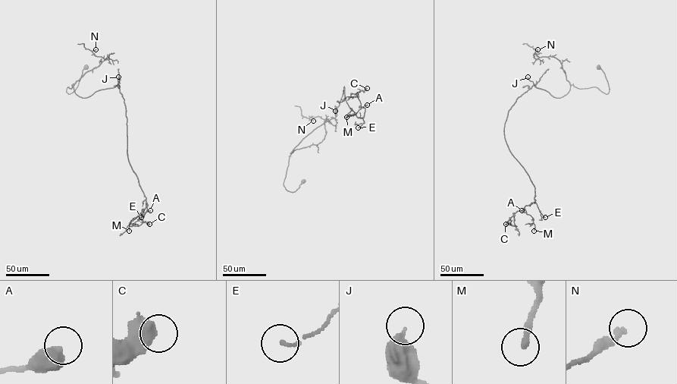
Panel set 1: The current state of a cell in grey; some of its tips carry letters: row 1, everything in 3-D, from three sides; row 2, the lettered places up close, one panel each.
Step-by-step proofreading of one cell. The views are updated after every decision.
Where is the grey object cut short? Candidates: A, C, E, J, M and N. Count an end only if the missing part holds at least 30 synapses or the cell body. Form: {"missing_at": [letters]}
{"missing_at": ["M"]}

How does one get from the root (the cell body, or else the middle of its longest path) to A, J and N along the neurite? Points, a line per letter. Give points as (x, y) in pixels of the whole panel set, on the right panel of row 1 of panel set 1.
A: (599, 67), (606, 94), (570, 84), (556, 98), (534, 84), (509, 111), (505, 140), (534, 187), (521, 210)
J: (599, 67), (608, 83), (606, 94), (594, 86), (570, 84), (566, 93), (556, 98), (537, 87), (528, 77)
N: (599, 67), (608, 83), (606, 94), (594, 86), (570, 84), (558, 59), (534, 57), (537, 49)

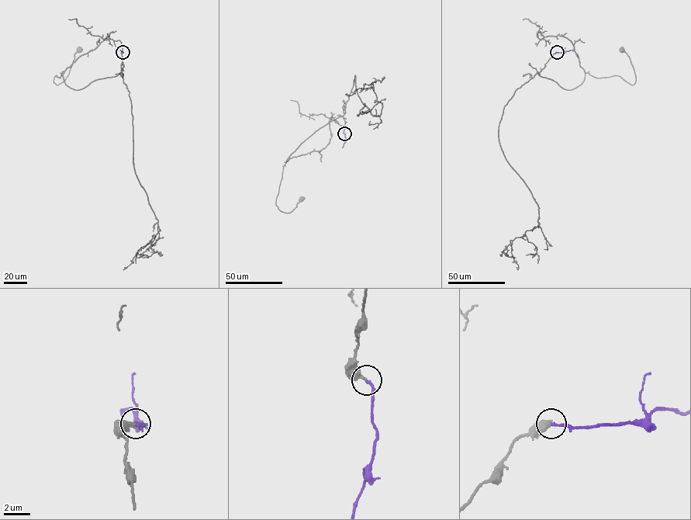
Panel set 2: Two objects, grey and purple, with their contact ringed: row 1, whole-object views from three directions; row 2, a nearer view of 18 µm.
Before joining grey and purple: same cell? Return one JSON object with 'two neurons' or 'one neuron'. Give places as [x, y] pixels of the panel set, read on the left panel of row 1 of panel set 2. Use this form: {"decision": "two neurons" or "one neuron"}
{"decision": "one neuron"}

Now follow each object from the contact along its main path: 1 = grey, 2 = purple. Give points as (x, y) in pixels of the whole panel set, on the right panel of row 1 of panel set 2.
1: (556, 52), (539, 74), (572, 89), (586, 72), (596, 78), (616, 75), (633, 84), (633, 68), (622, 50)
2: (556, 52), (570, 50)

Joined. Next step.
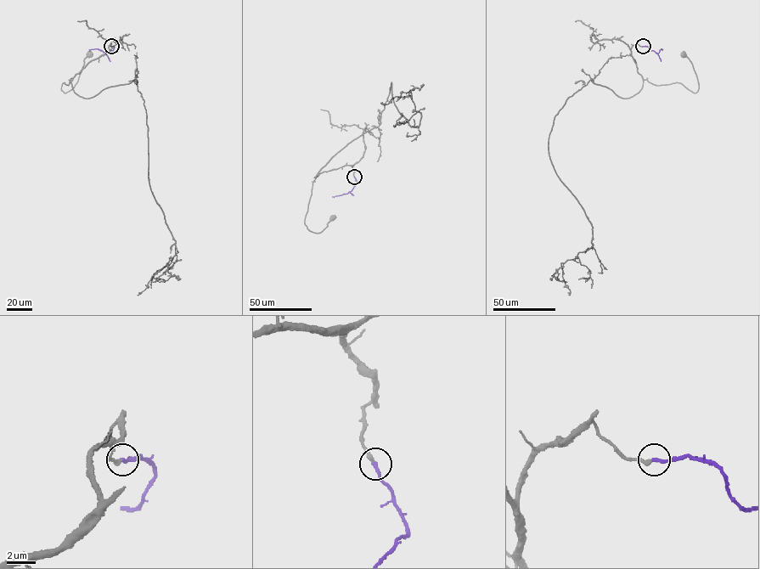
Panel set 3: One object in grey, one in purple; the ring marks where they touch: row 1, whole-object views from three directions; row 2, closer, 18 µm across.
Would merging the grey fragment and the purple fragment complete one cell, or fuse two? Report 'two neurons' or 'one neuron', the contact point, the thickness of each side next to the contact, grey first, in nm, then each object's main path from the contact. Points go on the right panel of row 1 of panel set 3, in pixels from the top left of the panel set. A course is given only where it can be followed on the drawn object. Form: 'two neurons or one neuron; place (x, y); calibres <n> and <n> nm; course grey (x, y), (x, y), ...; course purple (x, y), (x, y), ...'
one neuron; place (643, 46); calibres 280 and 260 nm; course grey (642, 46), (633, 44), (631, 54), (643, 79), (655, 85), (678, 82), (695, 92), (696, 75), (684, 55); course purple (643, 46), (658, 53), (662, 49)

